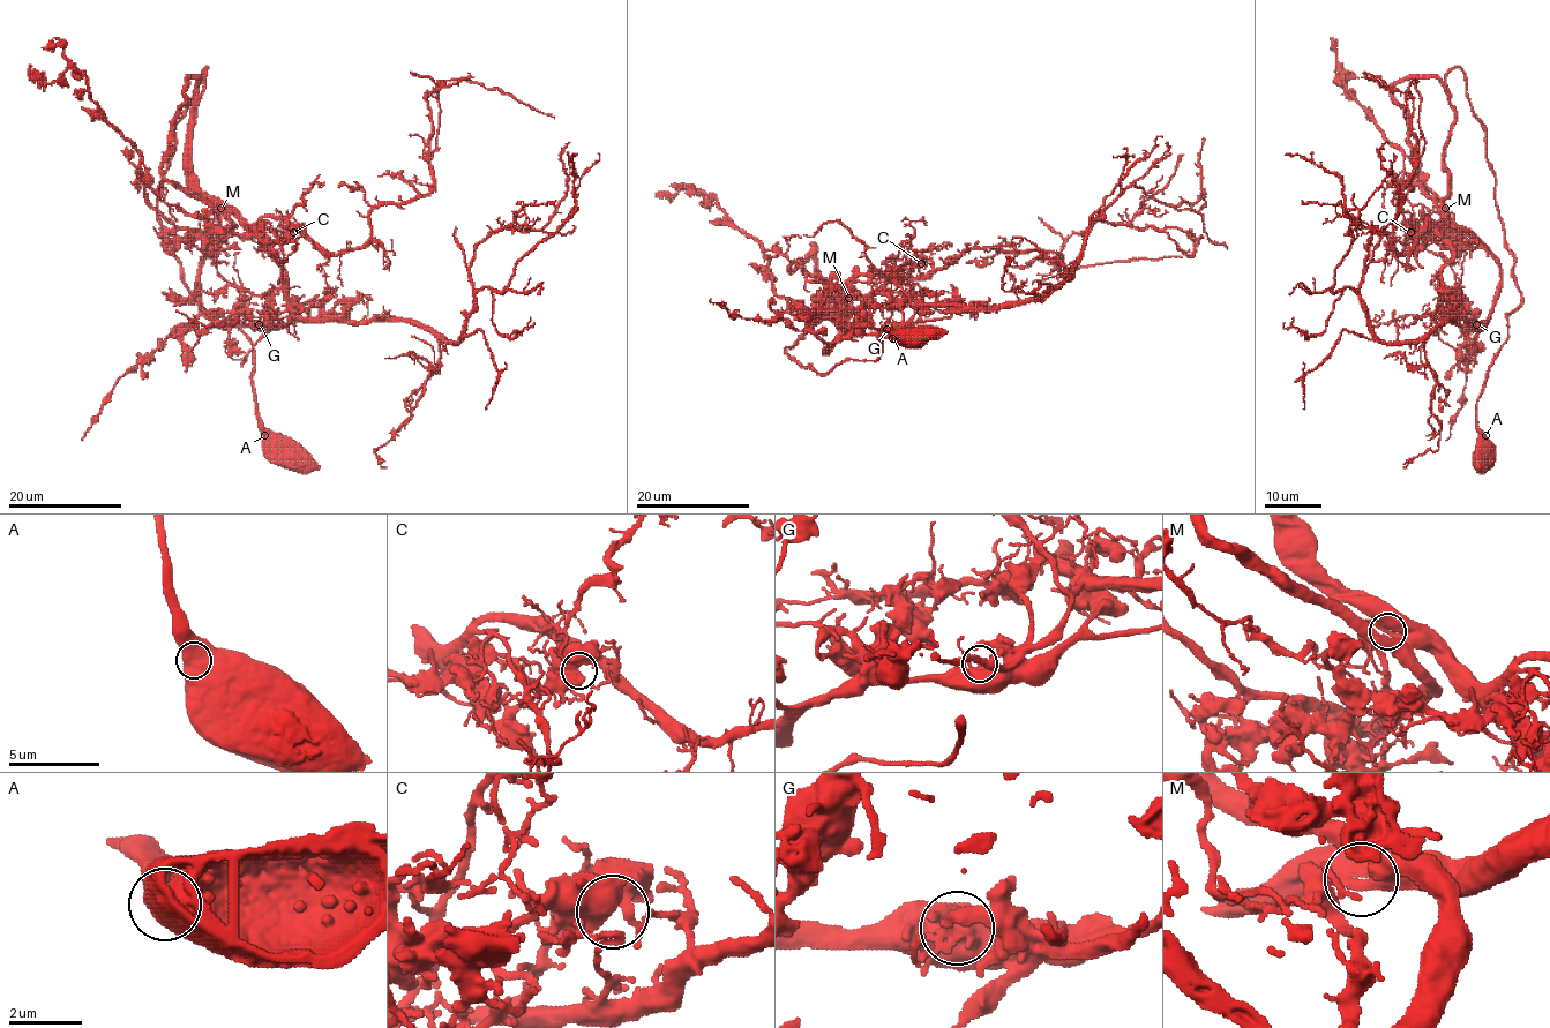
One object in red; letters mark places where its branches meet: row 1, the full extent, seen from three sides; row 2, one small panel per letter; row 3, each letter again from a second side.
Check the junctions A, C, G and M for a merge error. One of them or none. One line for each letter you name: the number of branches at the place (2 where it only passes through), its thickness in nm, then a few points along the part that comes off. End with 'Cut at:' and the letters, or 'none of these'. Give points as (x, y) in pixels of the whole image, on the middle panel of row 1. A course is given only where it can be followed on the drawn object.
Cut at: none of these

